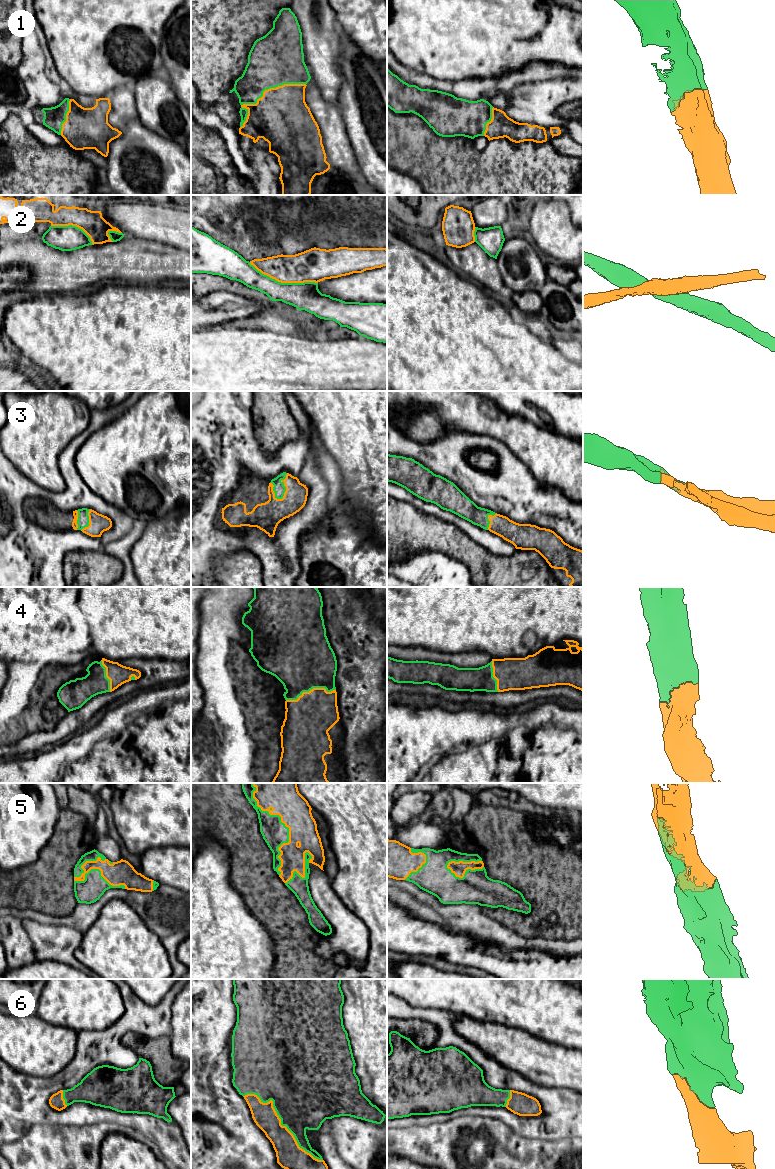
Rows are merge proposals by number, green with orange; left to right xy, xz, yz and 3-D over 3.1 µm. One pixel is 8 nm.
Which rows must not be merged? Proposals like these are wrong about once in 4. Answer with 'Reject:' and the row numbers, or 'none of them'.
Reject: 2

